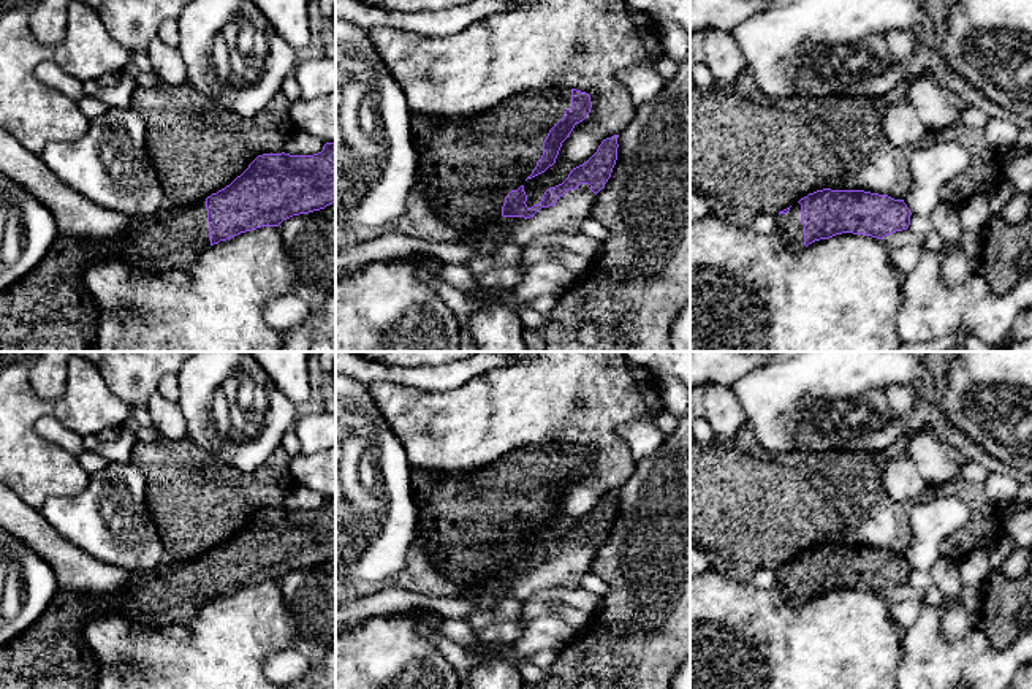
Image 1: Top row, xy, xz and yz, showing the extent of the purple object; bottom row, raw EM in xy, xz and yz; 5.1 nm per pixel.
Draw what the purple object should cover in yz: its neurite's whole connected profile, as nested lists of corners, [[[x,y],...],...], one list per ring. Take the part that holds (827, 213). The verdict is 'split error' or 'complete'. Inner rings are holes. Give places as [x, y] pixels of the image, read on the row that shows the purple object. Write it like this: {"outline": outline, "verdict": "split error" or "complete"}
{"outline": [[[823,188],[780,211],[777,233],[793,252],[836,234],[853,233],[883,239],[910,225],[910,209],[904,200],[864,190]]], "verdict": "split error"}

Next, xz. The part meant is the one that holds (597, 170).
{"outline": [[[570,87],[525,90],[488,109],[454,119],[412,114],[412,141],[418,154],[416,185],[432,200],[434,209],[456,228],[478,228],[503,217],[533,217],[541,207],[556,206],[568,190],[589,184],[597,195],[617,160],[617,136],[606,138],[597,152],[573,168],[568,177],[544,192],[541,201],[529,207],[524,182],[556,163],[562,143],[592,108],[590,95]]], "verdict": "split error"}

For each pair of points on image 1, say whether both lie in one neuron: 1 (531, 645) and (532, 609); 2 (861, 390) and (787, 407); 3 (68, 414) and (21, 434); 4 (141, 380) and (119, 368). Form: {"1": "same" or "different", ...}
{"1": "different", "2": "same", "3": "same", "4": "same"}

